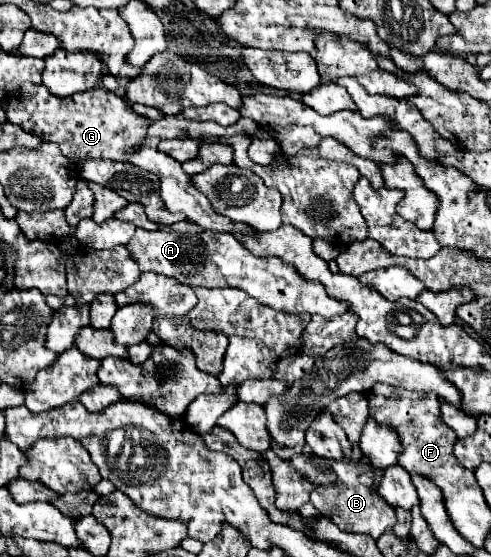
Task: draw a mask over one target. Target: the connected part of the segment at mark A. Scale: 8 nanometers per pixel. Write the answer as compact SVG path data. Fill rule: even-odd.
M180 221L168 227L158 227L156 231L136 229L128 247L142 273L154 271L174 277L176 281L192 287L236 287L262 305L294 315L310 313L330 319L348 311L342 301L334 301L332 297L328 297L322 283L302 281L302 277L294 273L292 265L286 265L276 257L254 257L232 233L206 231L190 221Z

